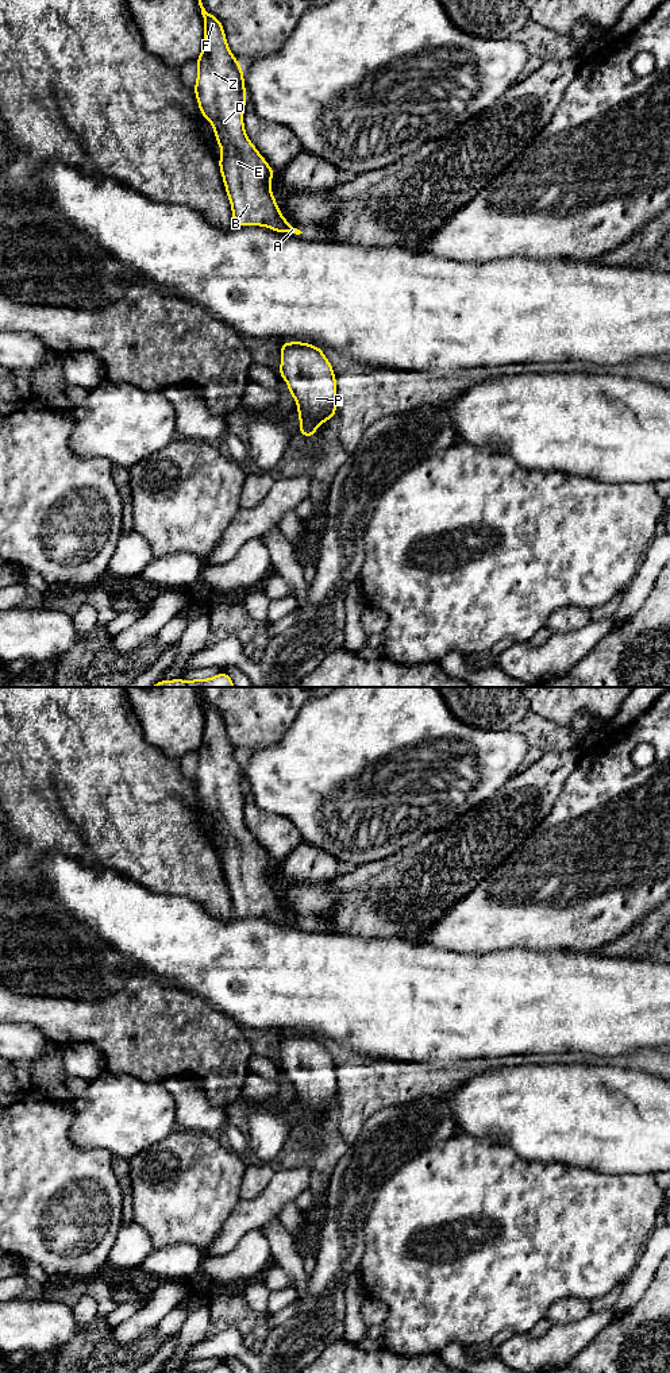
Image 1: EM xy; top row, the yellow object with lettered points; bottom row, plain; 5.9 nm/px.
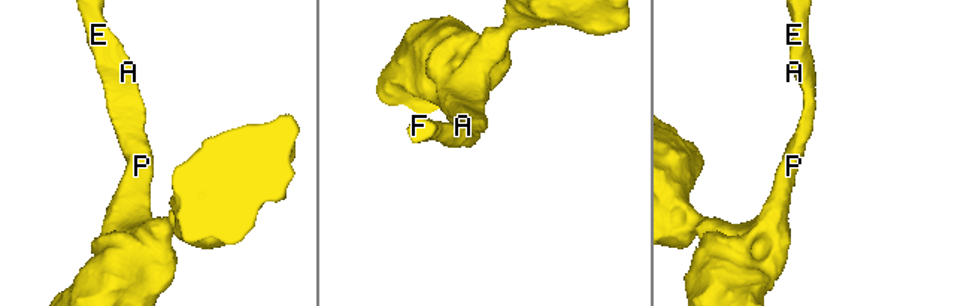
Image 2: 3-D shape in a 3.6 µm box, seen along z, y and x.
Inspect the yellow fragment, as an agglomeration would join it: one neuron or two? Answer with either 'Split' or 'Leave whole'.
Leave whole

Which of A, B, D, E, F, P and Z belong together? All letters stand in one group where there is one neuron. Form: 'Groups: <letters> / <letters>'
Groups: A B D E F P Z

